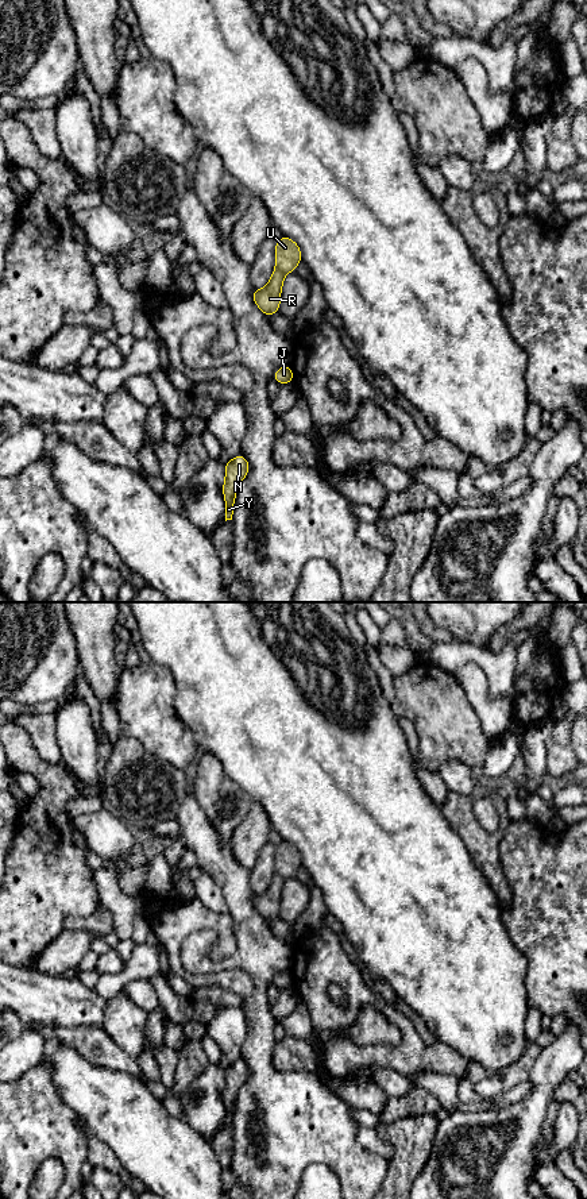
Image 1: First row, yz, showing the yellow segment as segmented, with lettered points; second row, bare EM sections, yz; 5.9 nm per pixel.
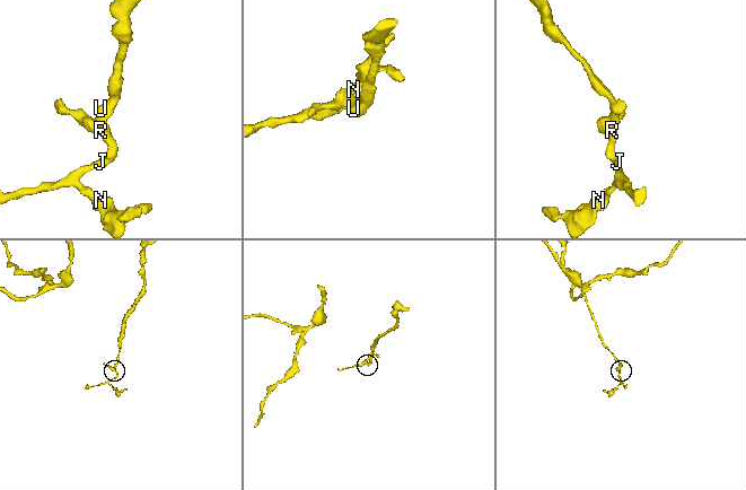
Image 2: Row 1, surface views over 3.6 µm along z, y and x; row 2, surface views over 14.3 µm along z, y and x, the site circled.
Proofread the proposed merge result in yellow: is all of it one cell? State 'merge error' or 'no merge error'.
merge error

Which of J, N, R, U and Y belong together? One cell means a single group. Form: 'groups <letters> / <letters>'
groups J N R Y / U

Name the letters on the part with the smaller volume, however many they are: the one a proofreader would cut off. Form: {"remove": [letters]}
{"remove": ["J", "N", "R", "Y"]}

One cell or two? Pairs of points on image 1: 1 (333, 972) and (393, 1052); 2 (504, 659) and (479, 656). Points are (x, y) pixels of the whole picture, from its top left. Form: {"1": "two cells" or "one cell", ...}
{"1": "one cell", "2": "one cell"}

